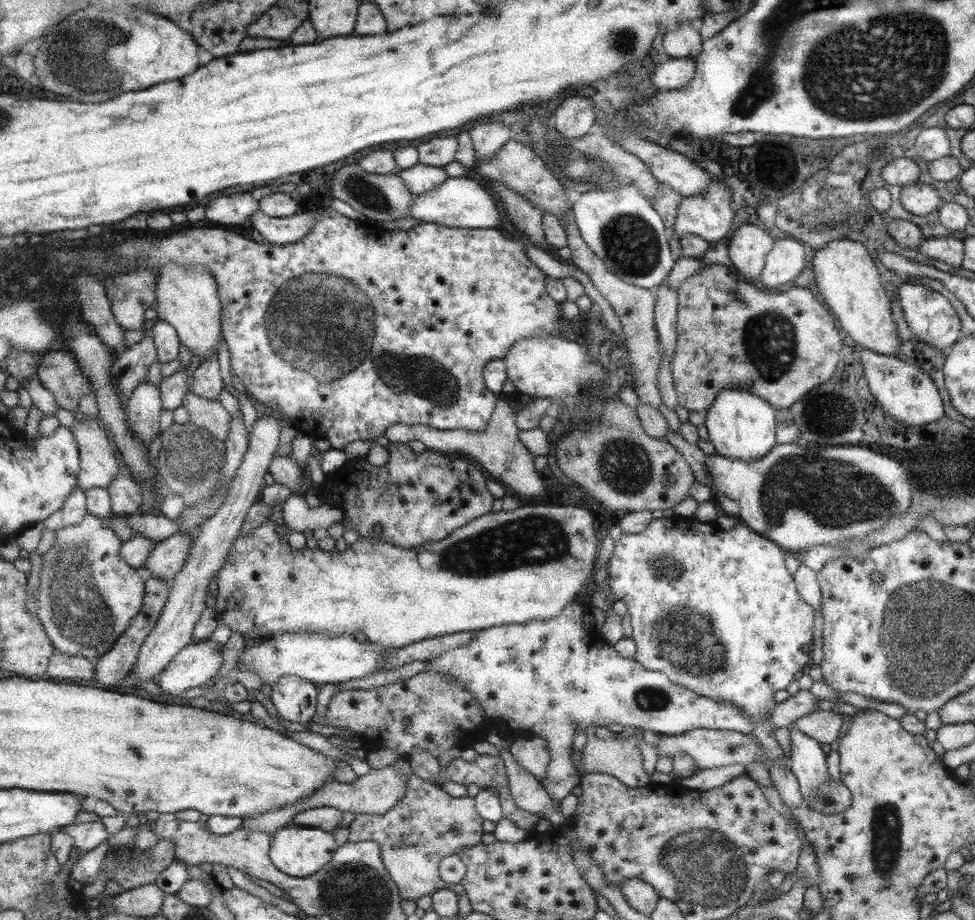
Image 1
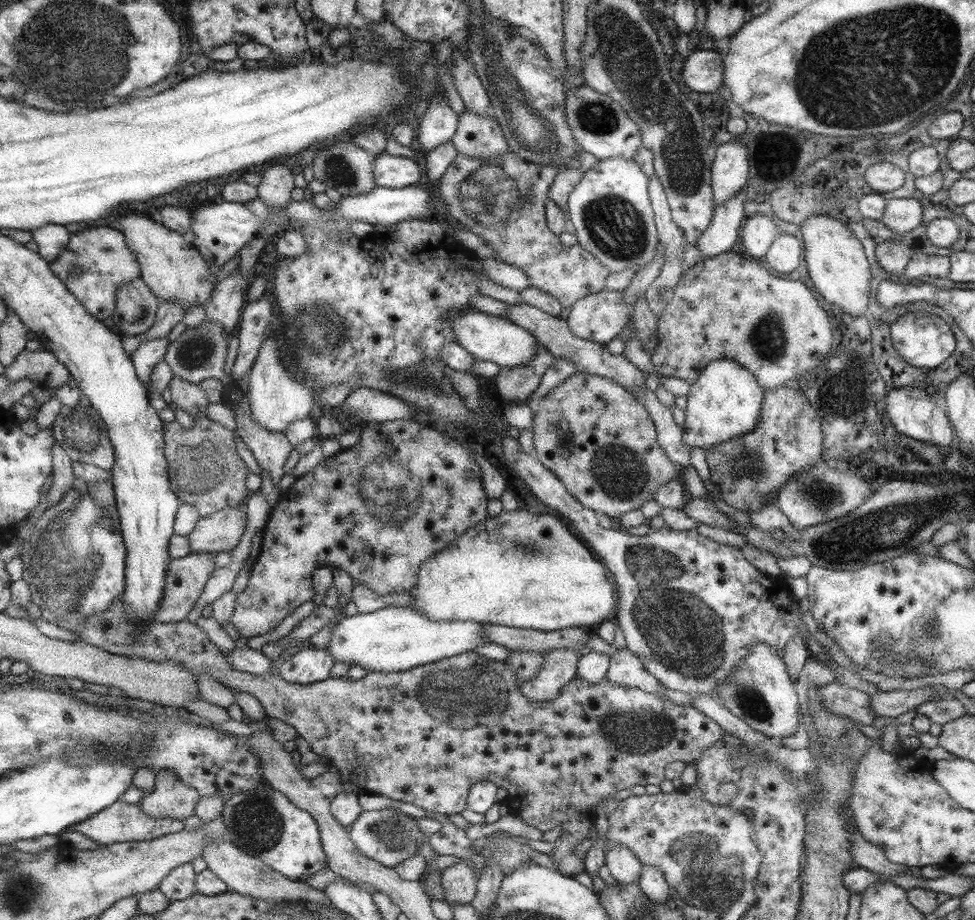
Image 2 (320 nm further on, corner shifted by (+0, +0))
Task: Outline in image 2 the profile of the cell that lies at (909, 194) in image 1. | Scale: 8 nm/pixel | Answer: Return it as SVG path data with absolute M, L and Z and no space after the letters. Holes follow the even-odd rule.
M906 197L886 198L881 223L891 231L901 235L919 227L921 205L915 199Z

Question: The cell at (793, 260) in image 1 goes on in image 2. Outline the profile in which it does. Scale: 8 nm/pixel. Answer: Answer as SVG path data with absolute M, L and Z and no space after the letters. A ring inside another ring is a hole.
M781 232L767 249L763 263L775 272L793 272L799 265L801 254L801 242Z

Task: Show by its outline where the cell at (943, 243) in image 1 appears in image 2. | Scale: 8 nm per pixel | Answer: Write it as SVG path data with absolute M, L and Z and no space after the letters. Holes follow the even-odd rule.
M912 253L905 266L903 277L907 280L946 278L949 274L949 258L934 254Z

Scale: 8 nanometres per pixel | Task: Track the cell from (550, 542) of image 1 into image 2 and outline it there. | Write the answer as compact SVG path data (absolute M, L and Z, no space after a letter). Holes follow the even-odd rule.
M515 509L511 512L502 510L497 516L489 517L480 523L469 527L464 535L456 538L444 551L436 552L431 558L421 565L419 573L420 579L416 587L409 592L416 596L416 601L409 607L413 607L422 612L431 620L474 620L475 622L489 623L491 625L507 626L520 629L531 629L543 632L553 632L563 628L573 628L571 624L598 624L607 620L609 614L613 614L615 608L615 590L605 574L605 568L591 556L591 552L575 540L569 530L563 526L561 520L545 514L533 514L523 509Z

